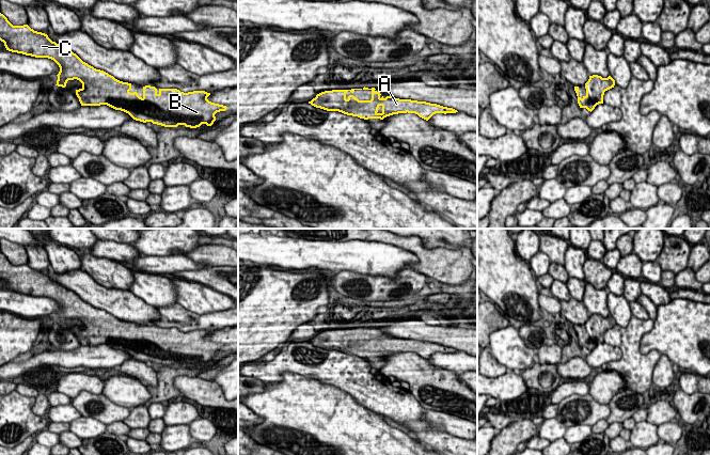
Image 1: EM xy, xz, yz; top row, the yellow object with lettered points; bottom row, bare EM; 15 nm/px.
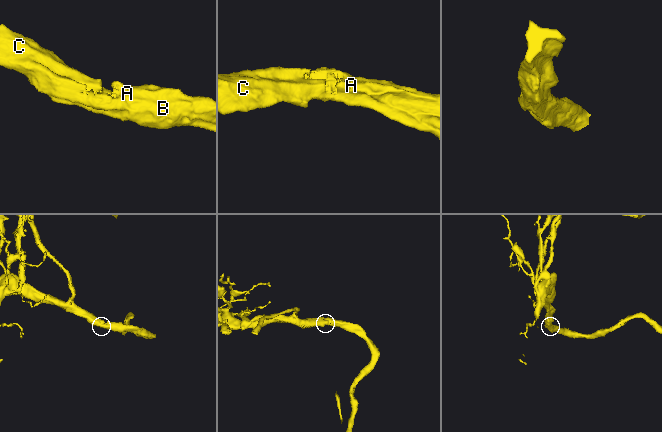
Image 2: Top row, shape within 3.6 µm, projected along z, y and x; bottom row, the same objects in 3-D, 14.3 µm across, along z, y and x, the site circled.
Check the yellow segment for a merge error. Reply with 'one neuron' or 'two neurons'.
one neuron

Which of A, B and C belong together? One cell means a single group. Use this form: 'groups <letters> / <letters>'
groups A B C

